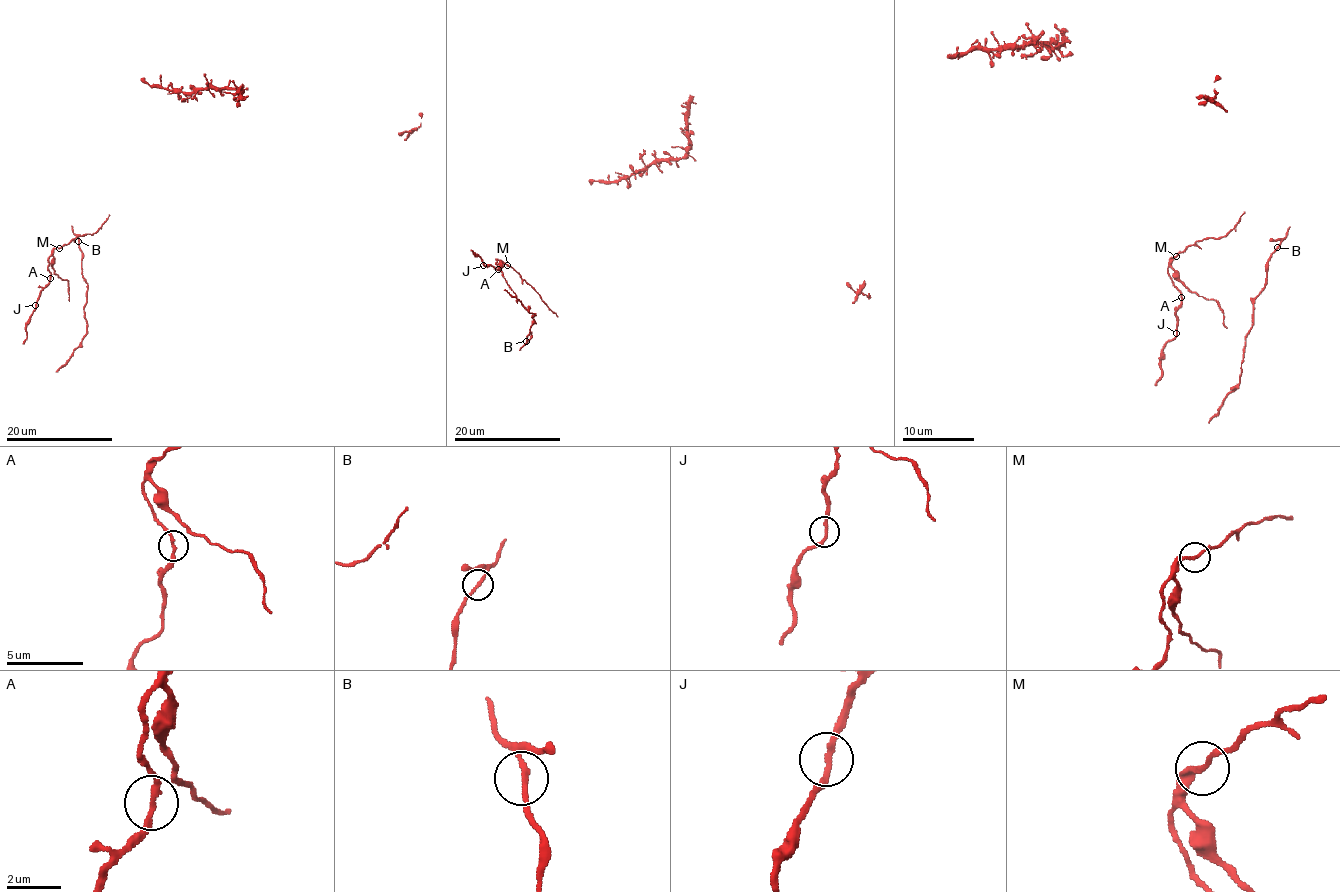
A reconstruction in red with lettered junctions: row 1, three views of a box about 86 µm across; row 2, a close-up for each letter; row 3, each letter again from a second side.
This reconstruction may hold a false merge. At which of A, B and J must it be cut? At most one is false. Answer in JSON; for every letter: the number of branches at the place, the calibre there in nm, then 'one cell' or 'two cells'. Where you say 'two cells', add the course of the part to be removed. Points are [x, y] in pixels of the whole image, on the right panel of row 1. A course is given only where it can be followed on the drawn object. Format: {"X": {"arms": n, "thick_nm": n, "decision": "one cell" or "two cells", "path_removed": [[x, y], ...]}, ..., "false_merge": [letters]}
{"A": {"arms": 2, "thick_nm": 190, "decision": "two cells", "path_removed": [[1181, 297], [1174, 281], [1172, 258], [1197, 240], [1224, 237], [1245, 212]]}, "B": {"arms": 2, "thick_nm": 190, "decision": "one cell"}, "J": {"arms": 2, "thick_nm": 190, "decision": "one cell"}, "false_merge": ["A"]}

